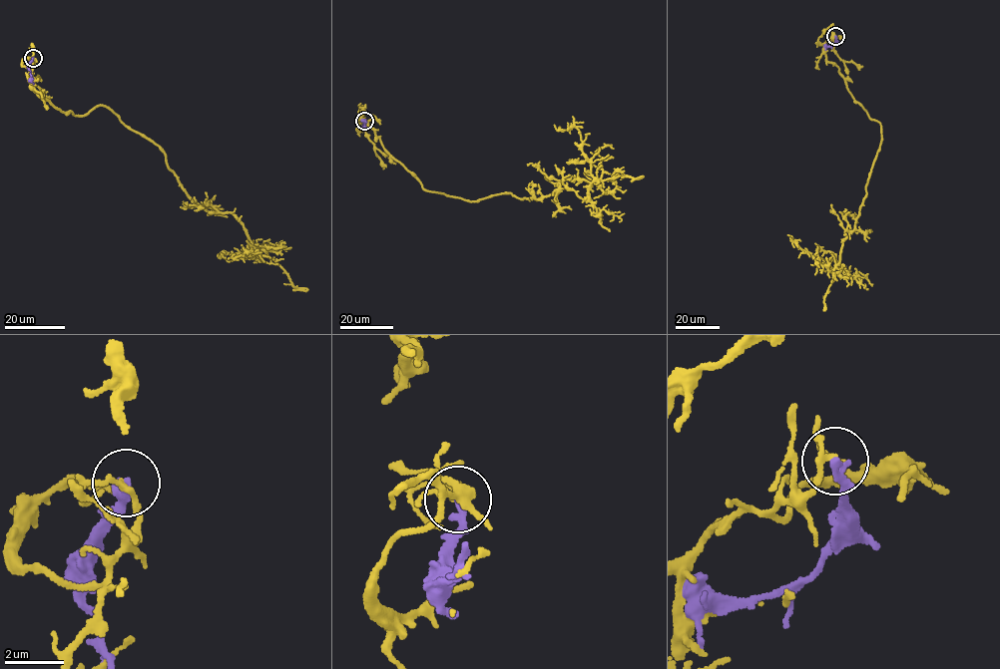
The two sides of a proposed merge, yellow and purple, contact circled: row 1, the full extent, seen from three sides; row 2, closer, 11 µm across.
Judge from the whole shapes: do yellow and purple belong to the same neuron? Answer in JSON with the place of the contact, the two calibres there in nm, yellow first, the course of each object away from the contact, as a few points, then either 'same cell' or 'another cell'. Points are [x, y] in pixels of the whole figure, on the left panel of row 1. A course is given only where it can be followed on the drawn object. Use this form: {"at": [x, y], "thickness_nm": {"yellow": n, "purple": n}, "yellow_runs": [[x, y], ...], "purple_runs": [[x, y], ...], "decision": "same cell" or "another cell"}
{"at": [33, 58], "thickness_nm": {"yellow": 160, "purple": 260}, "yellow_runs": [[33, 57], [43, 100], [75, 115], [104, 105], [197, 203], [232, 213], [260, 254], [229, 258]], "purple_runs": [[33, 57], [30, 68], [33, 84]], "decision": "another cell"}

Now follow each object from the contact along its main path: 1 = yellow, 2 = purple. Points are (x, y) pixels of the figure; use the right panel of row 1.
1: (835, 36), (824, 43), (826, 60), (880, 125), (881, 145), (832, 270), (787, 234)
2: (835, 36), (835, 42), (825, 50)

